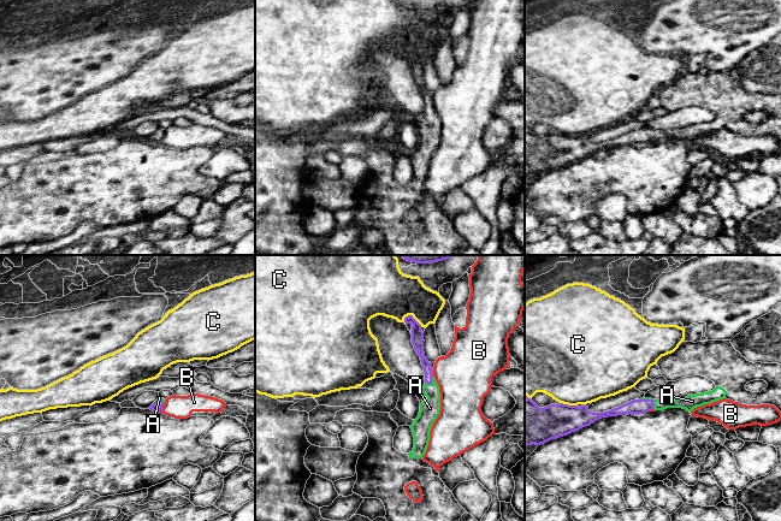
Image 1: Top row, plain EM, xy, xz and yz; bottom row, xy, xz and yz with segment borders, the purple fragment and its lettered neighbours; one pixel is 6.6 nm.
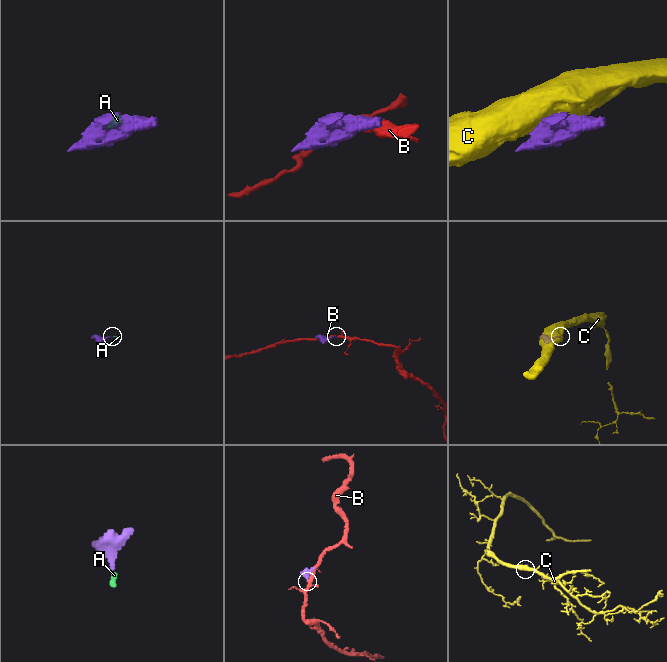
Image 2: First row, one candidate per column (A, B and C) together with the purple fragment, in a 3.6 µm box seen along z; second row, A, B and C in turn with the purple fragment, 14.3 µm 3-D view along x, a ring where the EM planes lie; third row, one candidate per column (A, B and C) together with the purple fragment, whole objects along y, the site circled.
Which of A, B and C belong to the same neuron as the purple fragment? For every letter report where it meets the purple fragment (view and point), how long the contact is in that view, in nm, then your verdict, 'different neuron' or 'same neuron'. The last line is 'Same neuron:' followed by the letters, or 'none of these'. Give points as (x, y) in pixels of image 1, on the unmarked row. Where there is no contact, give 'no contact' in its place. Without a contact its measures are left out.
A: contact yz (651, 130); length 110 nm; same neuron
B: contact xy (161, 138); length 70 nm; different neuron
C: contact xz (413, 48); length 140 nm; different neuron
Same neuron: A

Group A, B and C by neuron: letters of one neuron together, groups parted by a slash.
A / B / C

